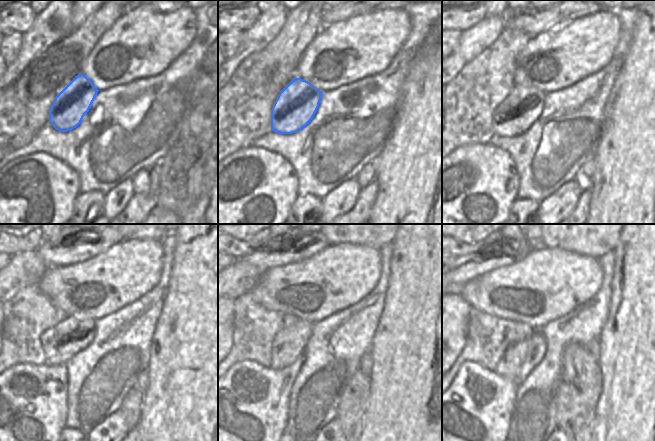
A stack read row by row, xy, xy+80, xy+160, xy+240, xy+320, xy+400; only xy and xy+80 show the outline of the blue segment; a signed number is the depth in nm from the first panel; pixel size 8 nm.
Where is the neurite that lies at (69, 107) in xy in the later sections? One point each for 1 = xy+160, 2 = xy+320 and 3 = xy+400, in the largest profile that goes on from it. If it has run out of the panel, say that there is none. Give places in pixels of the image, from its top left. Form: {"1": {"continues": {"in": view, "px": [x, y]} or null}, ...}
{"1": {"continues": {"in": "xy+160", "px": [523, 106]}}, "2": {"continues": {"in": "xy+320", "px": [288, 344]}}, "3": {"continues": {"in": "xy+400", "px": [508, 366]}}}

